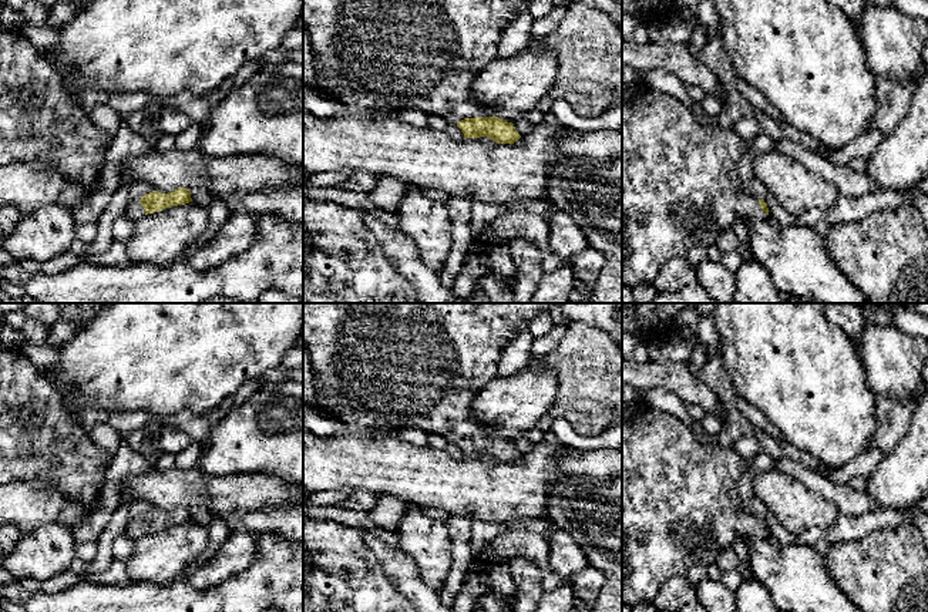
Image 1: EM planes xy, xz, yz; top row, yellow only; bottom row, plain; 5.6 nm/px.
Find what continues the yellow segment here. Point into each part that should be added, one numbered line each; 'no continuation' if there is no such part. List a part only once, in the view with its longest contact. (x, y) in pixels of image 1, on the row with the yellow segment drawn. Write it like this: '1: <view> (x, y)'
1: xz (377, 57)

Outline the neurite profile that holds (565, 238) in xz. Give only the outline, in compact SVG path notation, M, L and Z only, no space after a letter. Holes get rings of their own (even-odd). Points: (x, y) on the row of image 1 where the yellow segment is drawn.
M562 211L555 212L549 223L548 246L557 256L568 260L574 253L591 248L585 232Z

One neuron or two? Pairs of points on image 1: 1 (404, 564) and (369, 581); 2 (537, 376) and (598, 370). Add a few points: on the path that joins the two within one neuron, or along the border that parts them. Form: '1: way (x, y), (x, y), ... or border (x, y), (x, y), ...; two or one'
1: border (367, 544), (386, 578), (406, 597); two
2: border (528, 365), (542, 365), (554, 373), (551, 407); two

